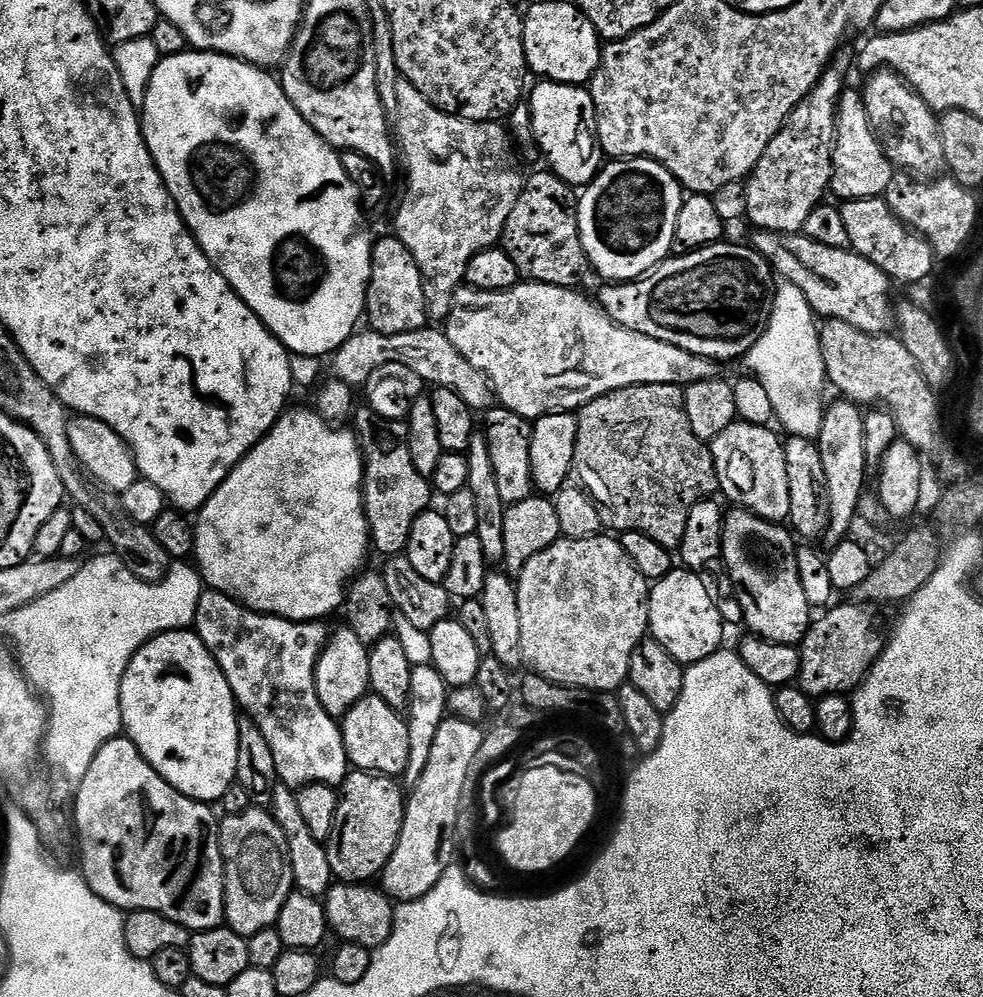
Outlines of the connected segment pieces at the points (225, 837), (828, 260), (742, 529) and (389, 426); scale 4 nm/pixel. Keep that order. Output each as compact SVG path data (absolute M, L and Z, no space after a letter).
M255 806L219 821L224 859L224 918L227 927L249 938L275 925L286 898L294 891L288 864L288 839L271 811Z
M756 230L751 234L751 247L764 255L773 273L783 283L793 284L802 290L817 317L825 321L841 320L875 336L887 333L891 329L888 327L893 327L894 284L885 272L874 266L874 262L846 248L822 246L822 242L814 242L799 232Z
M745 508L731 510L724 518L722 559L726 575L738 589L747 631L775 644L799 645L814 616L802 590L802 578L798 578L798 544L793 533L783 523L763 520Z
M367 406L357 407L354 412L354 431L360 444L360 453L364 456L364 513L368 519L368 535L373 549L376 548L384 558L403 556L407 553L410 542L410 530L414 522L426 511L434 497L434 489L429 477L418 474L414 467L414 458L410 458L408 445L408 425L403 420L387 420L374 409Z

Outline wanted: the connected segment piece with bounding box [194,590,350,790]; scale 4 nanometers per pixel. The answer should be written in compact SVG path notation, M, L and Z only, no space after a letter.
M205 590L198 602L194 625L196 635L202 638L218 662L222 674L226 674L226 682L230 682L230 690L243 715L251 716L258 730L262 730L262 735L266 737L266 743L274 753L277 781L283 787L293 790L311 784L340 786L350 771L341 725L330 714L326 714L322 702L318 702L314 686L316 663L330 639L330 628L326 625L324 622L301 622L283 620L280 616L265 616L262 612L244 607L226 594L211 590Z

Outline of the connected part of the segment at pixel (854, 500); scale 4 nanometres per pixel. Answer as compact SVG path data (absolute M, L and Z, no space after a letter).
M836 398L824 410L822 430L818 437L820 453L822 454L822 470L826 474L826 490L830 518L828 530L822 540L825 545L839 544L849 535L848 532L862 508L864 496L864 479L870 475L868 459L866 458L866 434L864 433L864 412L861 405L853 404L850 400Z

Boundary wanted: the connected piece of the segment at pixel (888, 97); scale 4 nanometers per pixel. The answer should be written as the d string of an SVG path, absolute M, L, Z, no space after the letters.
M877 70L867 80L868 85L862 88L866 114L889 162L897 169L920 178L935 177L939 173L936 171L945 167L937 113L922 102L915 88L908 87L897 72Z

